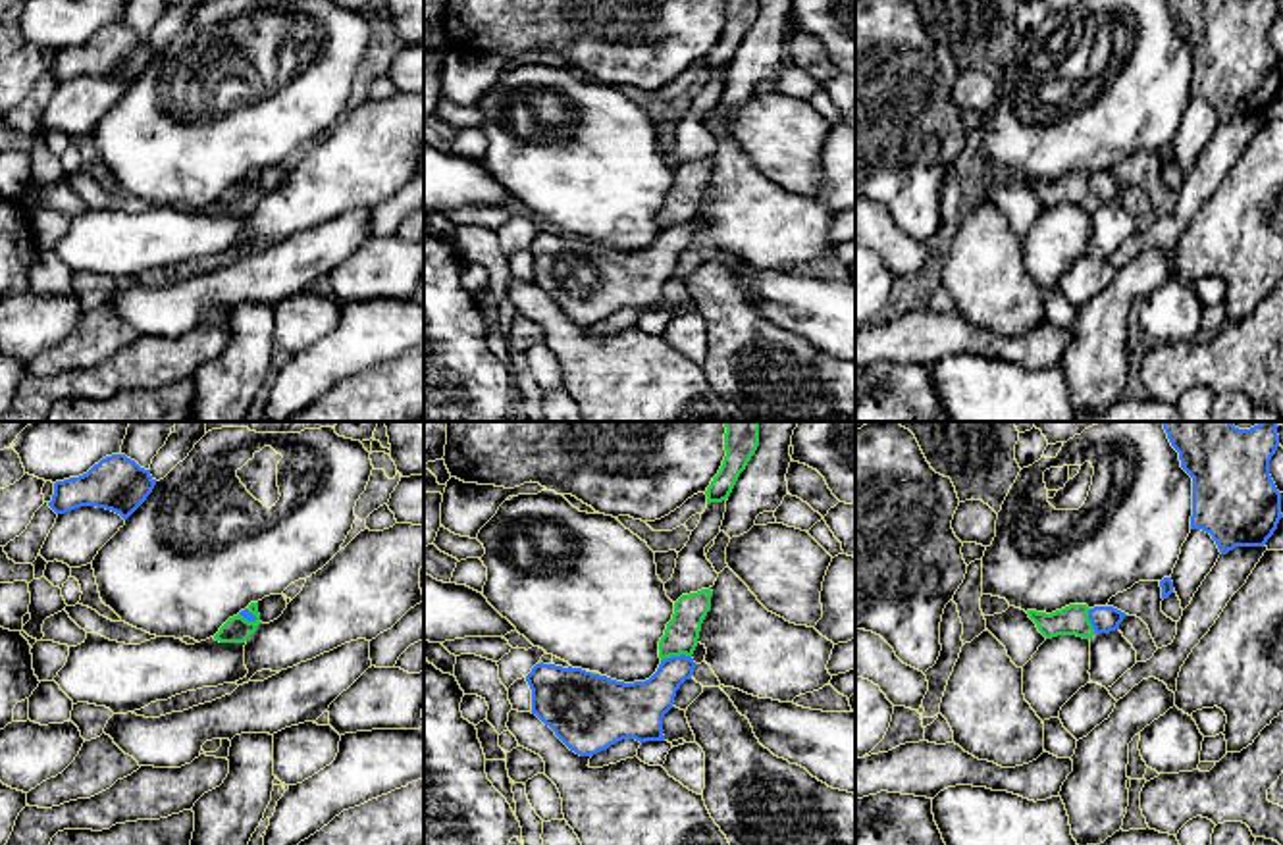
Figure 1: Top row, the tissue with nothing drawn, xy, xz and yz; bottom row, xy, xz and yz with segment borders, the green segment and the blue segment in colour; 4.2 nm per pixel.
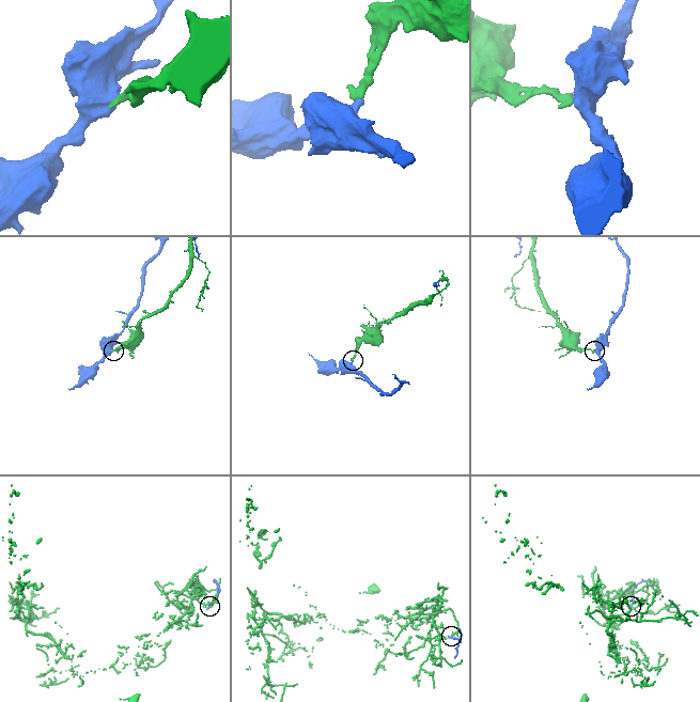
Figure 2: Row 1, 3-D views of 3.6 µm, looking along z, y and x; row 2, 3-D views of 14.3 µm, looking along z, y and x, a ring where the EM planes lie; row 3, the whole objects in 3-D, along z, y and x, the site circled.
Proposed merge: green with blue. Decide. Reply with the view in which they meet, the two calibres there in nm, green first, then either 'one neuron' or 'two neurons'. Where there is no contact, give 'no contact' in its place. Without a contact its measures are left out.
contact in xz; calibres 140 and 200 nm; two neurons

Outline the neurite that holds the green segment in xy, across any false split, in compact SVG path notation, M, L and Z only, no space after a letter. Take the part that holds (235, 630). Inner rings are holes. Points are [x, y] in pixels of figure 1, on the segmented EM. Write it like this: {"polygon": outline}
{"polygon": "M250 602L247 610L256 616L254 622L249 622L241 614L237 614L220 627L214 639L220 643L245 643L262 624L258 614L258 602Z"}

